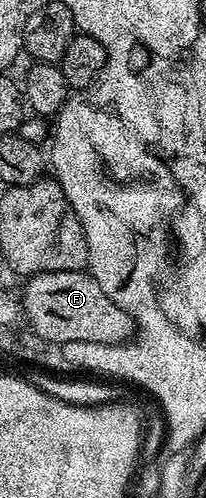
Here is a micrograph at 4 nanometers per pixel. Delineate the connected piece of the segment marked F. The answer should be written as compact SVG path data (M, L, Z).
M50 271L33 273L27 278L22 294L26 315L44 337L53 339L55 346L62 344L102 343L122 345L133 340L137 332L136 320L92 278L88 271Z

